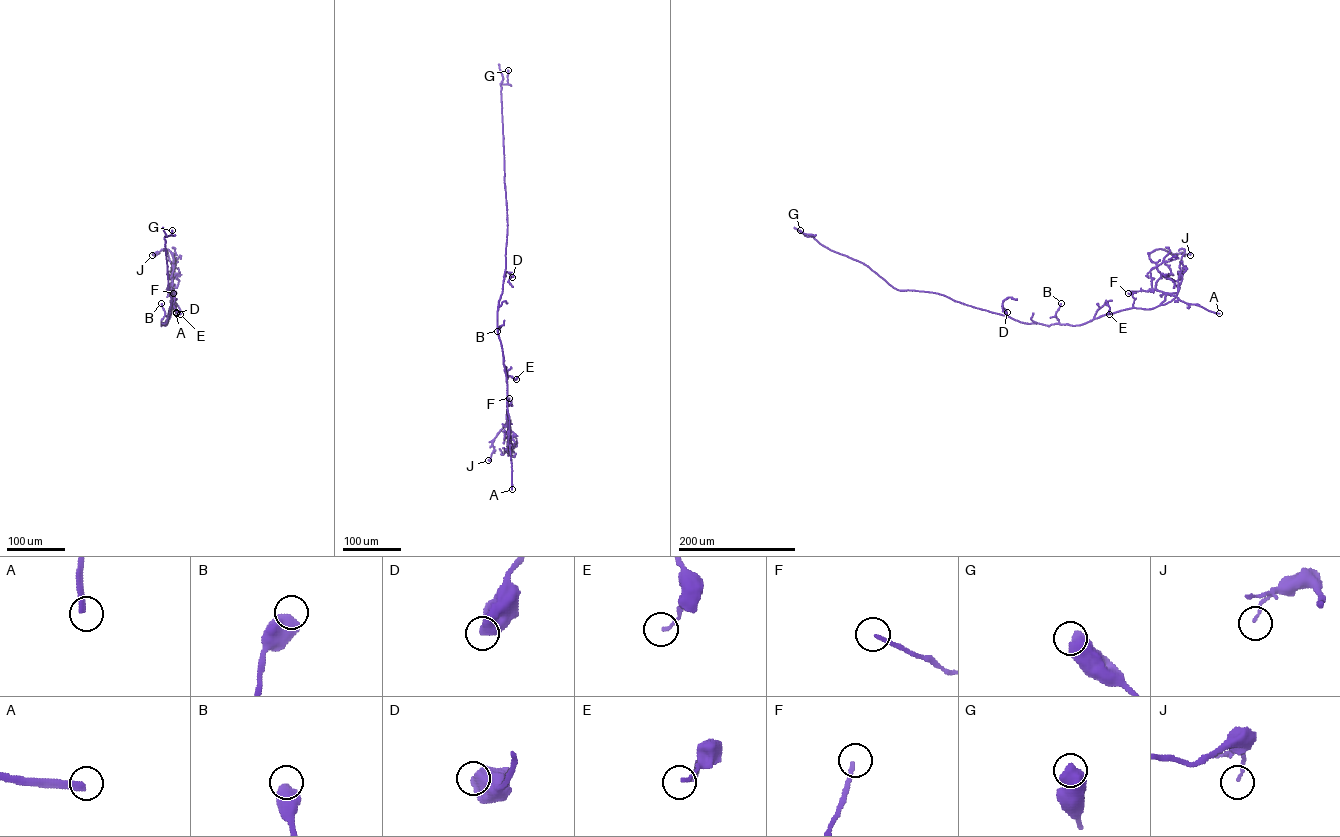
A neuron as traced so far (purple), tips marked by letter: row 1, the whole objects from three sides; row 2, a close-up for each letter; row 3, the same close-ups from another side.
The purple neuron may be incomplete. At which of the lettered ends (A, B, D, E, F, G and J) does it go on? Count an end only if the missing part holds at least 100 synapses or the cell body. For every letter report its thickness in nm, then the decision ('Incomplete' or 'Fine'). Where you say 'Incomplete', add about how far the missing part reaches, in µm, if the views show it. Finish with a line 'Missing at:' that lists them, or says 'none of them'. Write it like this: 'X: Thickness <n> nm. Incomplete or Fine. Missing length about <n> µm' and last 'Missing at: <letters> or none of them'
A: Thickness 280 nm. Incomplete. Missing length about 70 µm
B: Thickness 650 nm. Fine
D: Thickness 650 nm. Fine
E: Thickness 120 nm. Fine
F: Thickness 150 nm. Fine
G: Thickness 650 nm. Fine
J: Thickness 100 nm. Fine
Missing at: A

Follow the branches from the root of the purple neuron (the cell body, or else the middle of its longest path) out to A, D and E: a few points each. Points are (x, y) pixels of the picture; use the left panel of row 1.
A: (164, 323), (161, 325), (167, 324), (171, 307), (173, 309), (173, 293), (176, 313)
D: (164, 323), (172, 305), (176, 312)
E: (164, 323), (161, 325), (167, 324), (171, 301), (177, 305), (180, 314)

